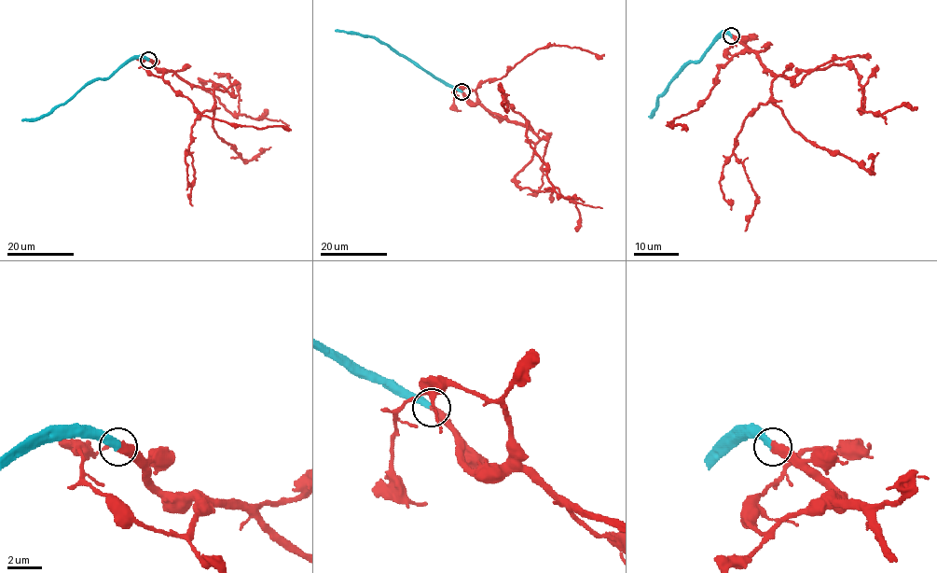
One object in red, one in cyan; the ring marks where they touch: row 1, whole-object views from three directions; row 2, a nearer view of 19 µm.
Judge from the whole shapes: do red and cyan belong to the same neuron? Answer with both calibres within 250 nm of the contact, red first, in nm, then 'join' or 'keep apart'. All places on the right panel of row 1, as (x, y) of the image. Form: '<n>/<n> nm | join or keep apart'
480/400 nm | join

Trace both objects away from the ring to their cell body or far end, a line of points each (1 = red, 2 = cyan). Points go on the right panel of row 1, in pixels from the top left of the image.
1: (731, 35), (772, 75), (843, 64), (858, 73), (863, 87), (859, 108), (873, 114), (902, 105), (916, 109)
2: (731, 35), (723, 34), (697, 62), (691, 62), (659, 95), (649, 118)

